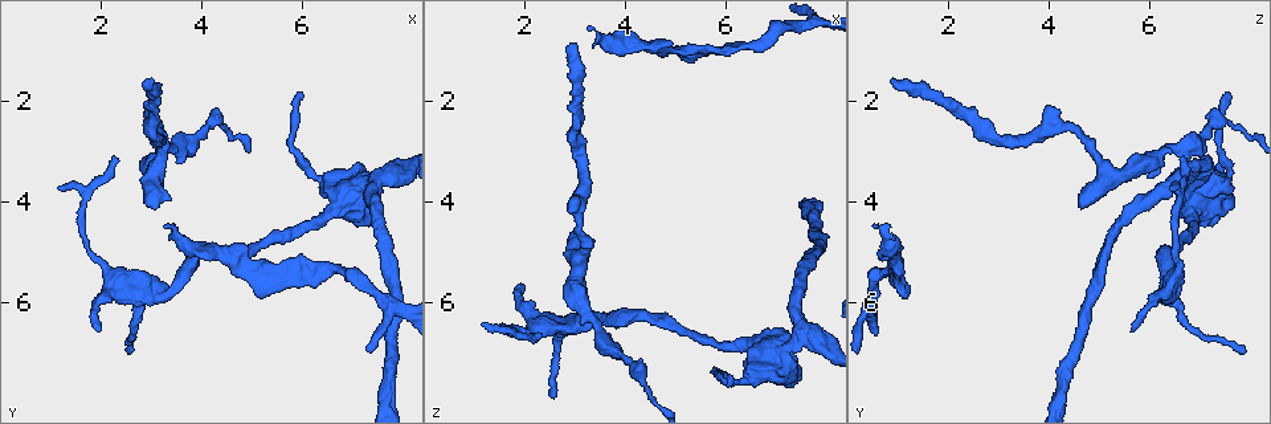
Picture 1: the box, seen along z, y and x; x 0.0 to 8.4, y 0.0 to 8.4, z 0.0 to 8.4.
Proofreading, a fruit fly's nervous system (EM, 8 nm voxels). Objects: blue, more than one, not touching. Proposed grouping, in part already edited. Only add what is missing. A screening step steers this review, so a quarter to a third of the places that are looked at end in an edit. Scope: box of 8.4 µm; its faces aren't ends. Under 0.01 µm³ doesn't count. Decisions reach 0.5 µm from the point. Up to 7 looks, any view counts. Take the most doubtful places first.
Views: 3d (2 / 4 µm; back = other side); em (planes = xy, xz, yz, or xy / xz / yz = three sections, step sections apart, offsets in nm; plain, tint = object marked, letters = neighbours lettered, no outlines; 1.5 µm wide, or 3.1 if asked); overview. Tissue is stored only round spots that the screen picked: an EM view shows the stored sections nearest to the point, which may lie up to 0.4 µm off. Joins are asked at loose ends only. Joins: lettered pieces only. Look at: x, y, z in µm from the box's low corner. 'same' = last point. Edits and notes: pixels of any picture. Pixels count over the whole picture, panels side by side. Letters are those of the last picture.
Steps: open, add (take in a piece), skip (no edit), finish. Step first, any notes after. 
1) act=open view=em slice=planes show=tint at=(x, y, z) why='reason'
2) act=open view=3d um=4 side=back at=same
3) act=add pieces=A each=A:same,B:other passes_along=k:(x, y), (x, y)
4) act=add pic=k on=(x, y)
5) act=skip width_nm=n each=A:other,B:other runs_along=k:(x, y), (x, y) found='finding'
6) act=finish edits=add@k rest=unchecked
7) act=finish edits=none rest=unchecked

act=open view=3d um=2 at=(2.00, 6.55, 5.65) why='branch stops here'

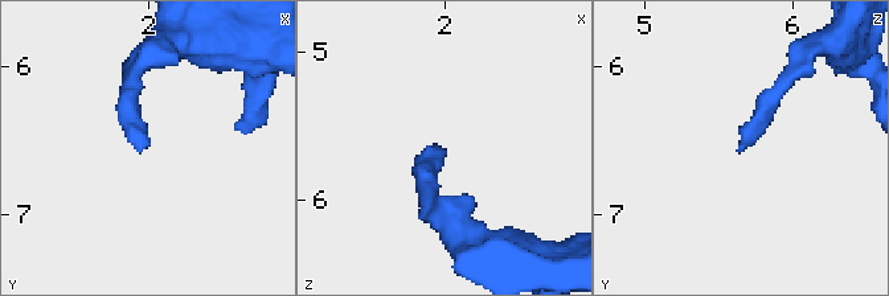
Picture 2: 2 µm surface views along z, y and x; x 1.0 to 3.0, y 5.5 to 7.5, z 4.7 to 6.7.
act=open view=em slice=planes show=tint at=(2.00, 6.56, 5.68)

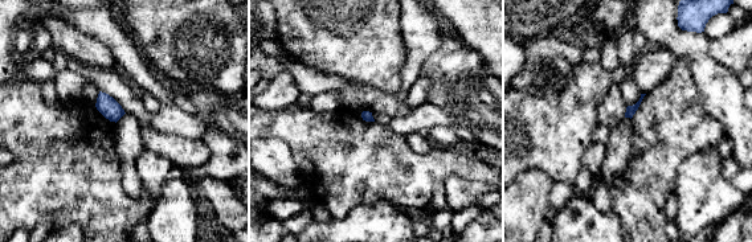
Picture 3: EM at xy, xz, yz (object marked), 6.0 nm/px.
act=open view=em slice=planes show=letters at=same

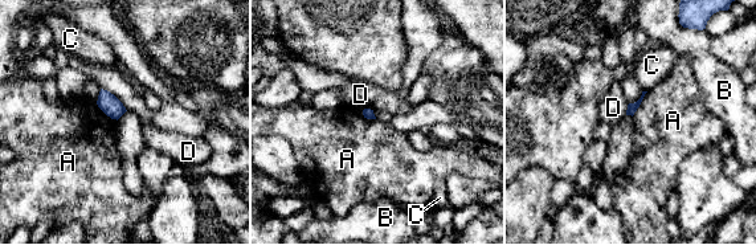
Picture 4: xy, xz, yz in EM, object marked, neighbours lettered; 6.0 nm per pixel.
act=skip each=A:other,B:other,C:other,D:other border=4:(648, 92), (632, 115) found='no lettered piece goes on from it'

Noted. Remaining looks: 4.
act=open view=3d um=4 at=(1.20, 3.75, 6.35) why='tapers out'

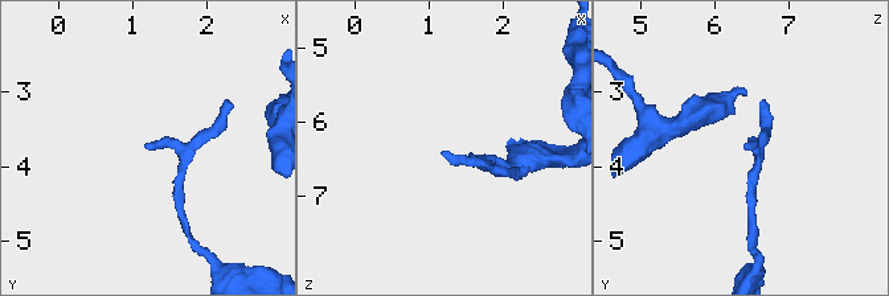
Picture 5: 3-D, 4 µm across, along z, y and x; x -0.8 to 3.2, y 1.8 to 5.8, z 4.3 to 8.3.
act=open view=em slice=xz step=4 show=tint at=(1.20, 3.75, 6.40) why='shape alone is not enough'

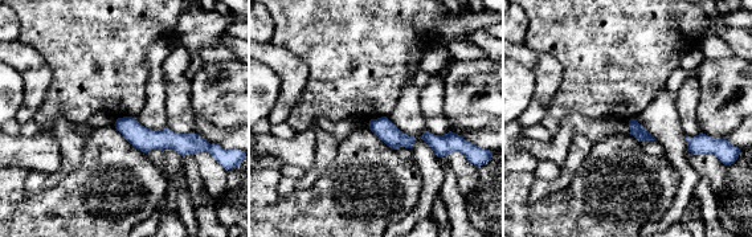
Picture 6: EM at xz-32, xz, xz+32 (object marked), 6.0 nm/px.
act=open view=em slice=planes show=letters at=same

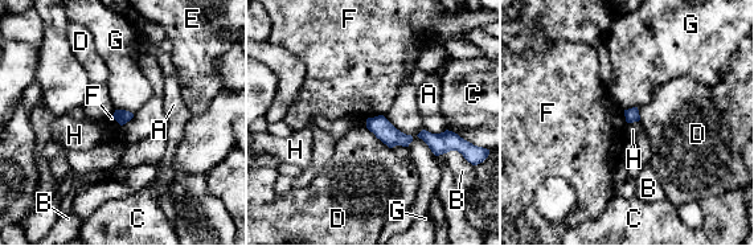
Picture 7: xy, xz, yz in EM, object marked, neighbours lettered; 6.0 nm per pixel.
act=skip width_nm=80 each=A:other,B:other,C:other,D:other,E:other,F:other,G:other,H:other found='none of them fits'

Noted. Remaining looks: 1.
act=finish edits=none rest=unchecked

